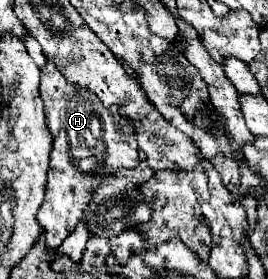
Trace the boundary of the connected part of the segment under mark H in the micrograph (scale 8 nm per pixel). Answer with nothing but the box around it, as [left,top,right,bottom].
[36,59,140,249]

